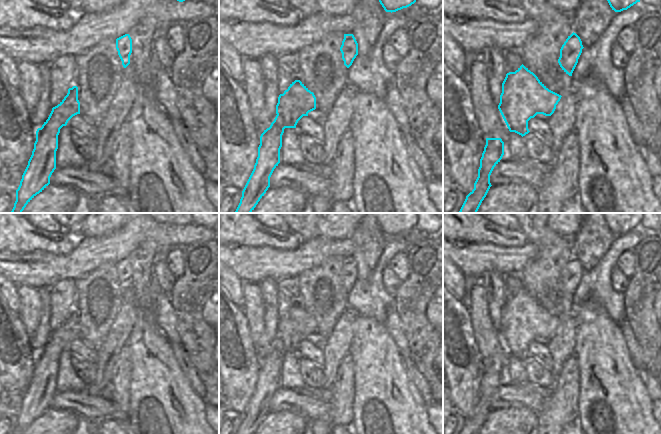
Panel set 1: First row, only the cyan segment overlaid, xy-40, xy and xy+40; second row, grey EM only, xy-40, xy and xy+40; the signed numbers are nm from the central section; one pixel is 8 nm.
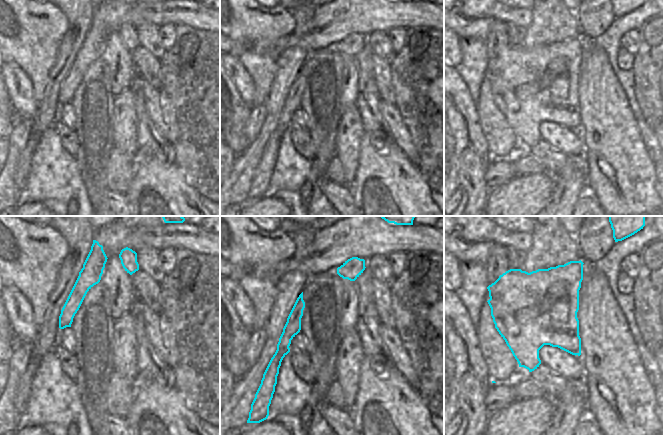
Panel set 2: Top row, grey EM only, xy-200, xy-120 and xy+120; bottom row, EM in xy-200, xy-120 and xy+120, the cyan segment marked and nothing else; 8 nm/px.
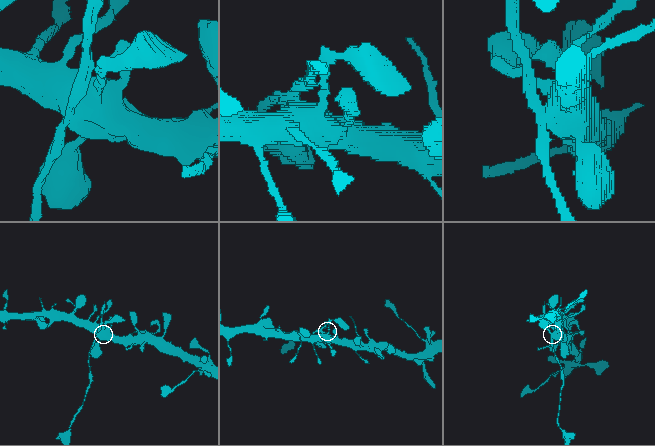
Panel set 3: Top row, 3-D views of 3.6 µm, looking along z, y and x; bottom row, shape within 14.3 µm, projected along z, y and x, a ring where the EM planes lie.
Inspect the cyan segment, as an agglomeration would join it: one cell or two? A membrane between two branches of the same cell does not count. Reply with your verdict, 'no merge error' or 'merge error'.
merge error

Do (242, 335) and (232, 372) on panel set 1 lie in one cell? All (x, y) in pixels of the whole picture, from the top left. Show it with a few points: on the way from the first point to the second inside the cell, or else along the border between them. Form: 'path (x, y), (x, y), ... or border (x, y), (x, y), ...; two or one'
path (244, 347), (249, 367), (244, 369); one

